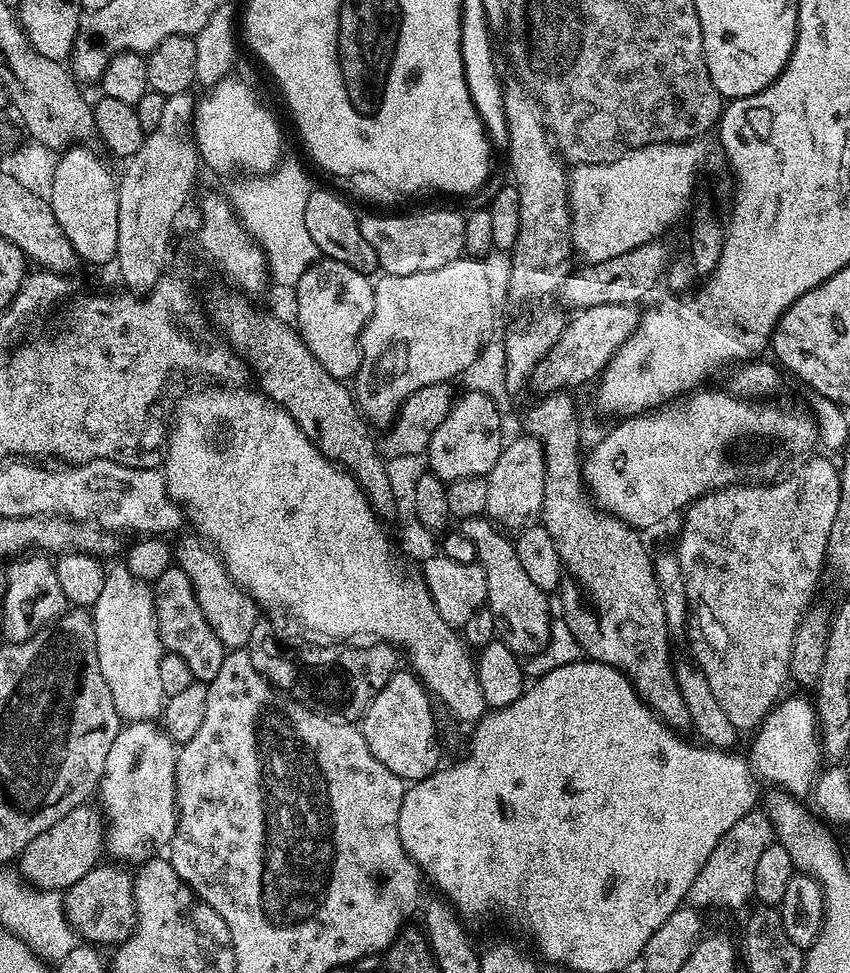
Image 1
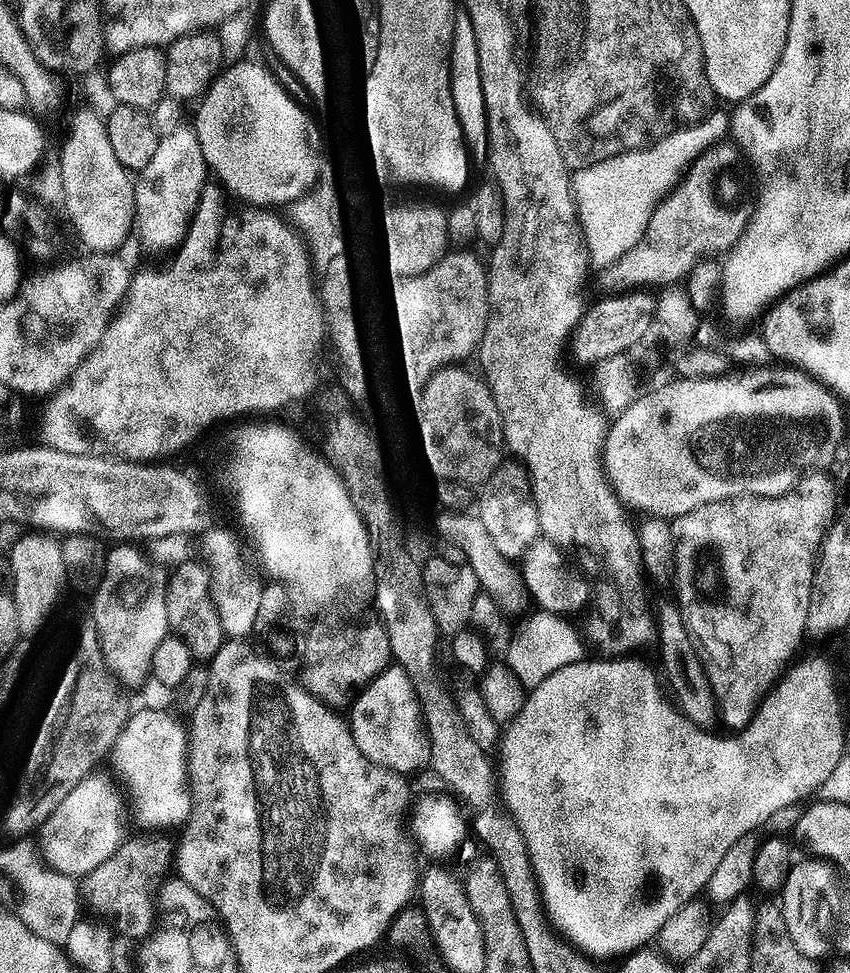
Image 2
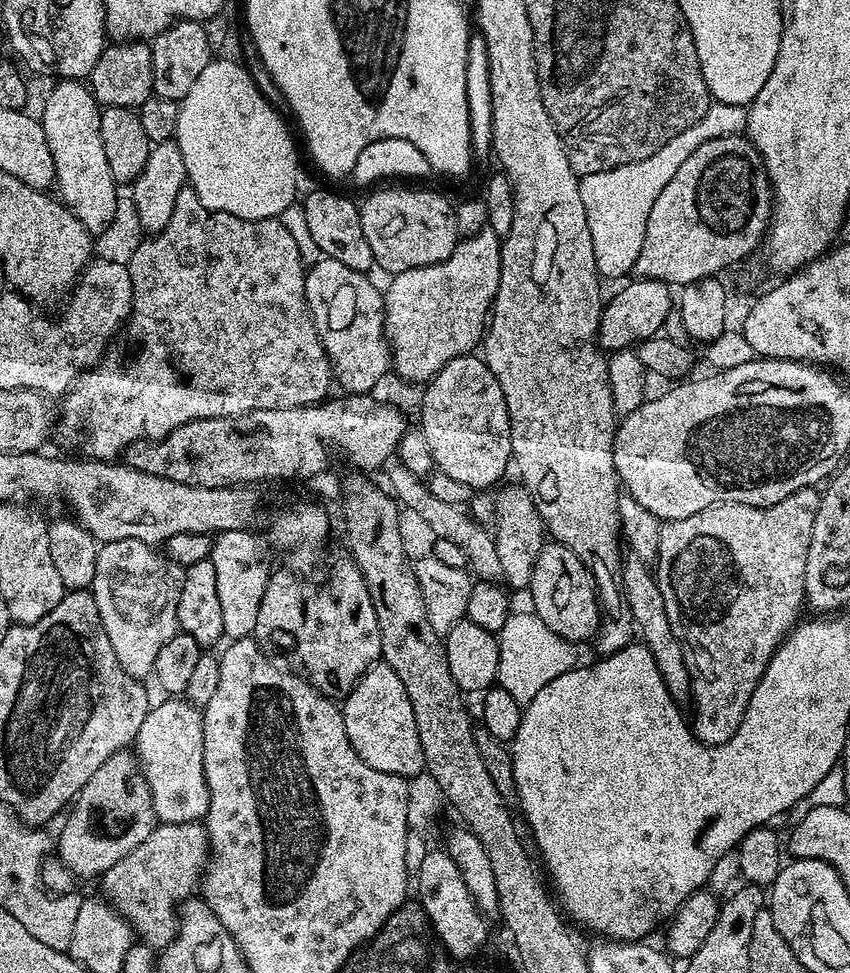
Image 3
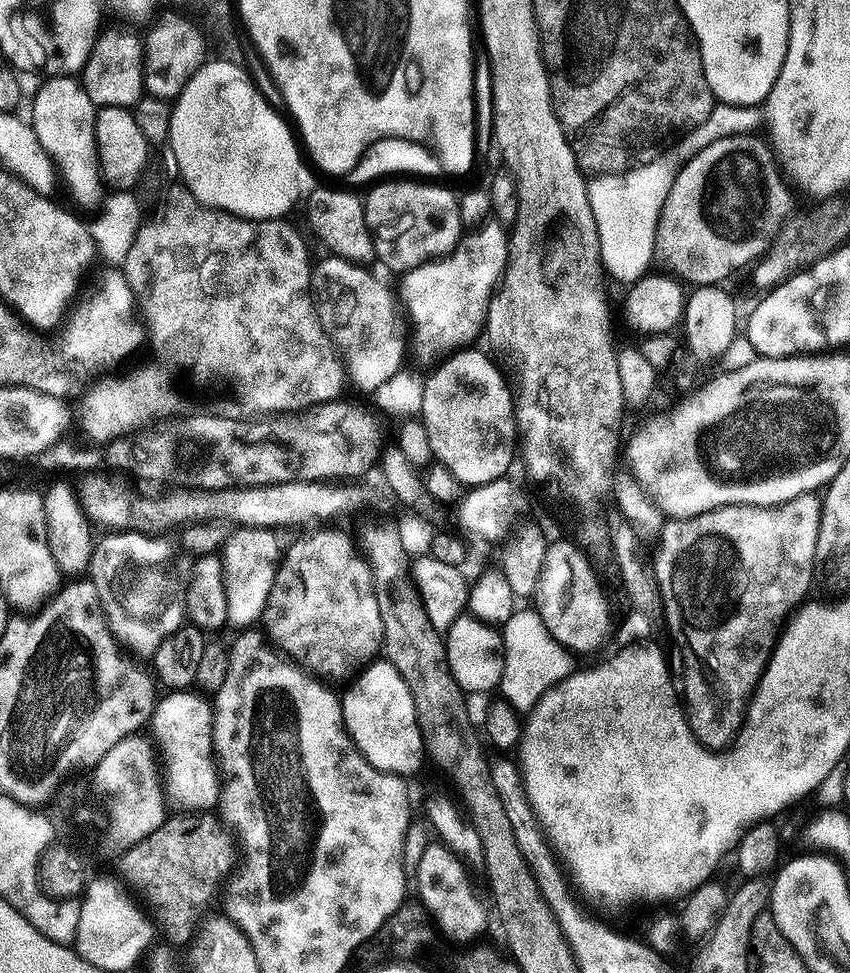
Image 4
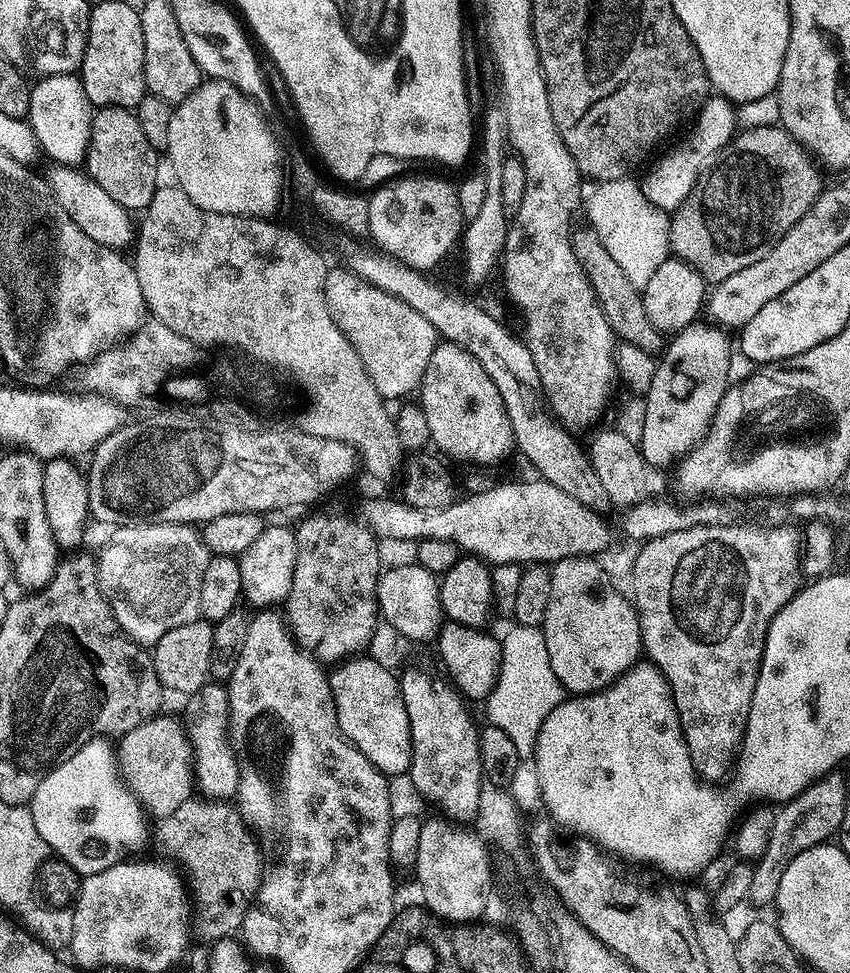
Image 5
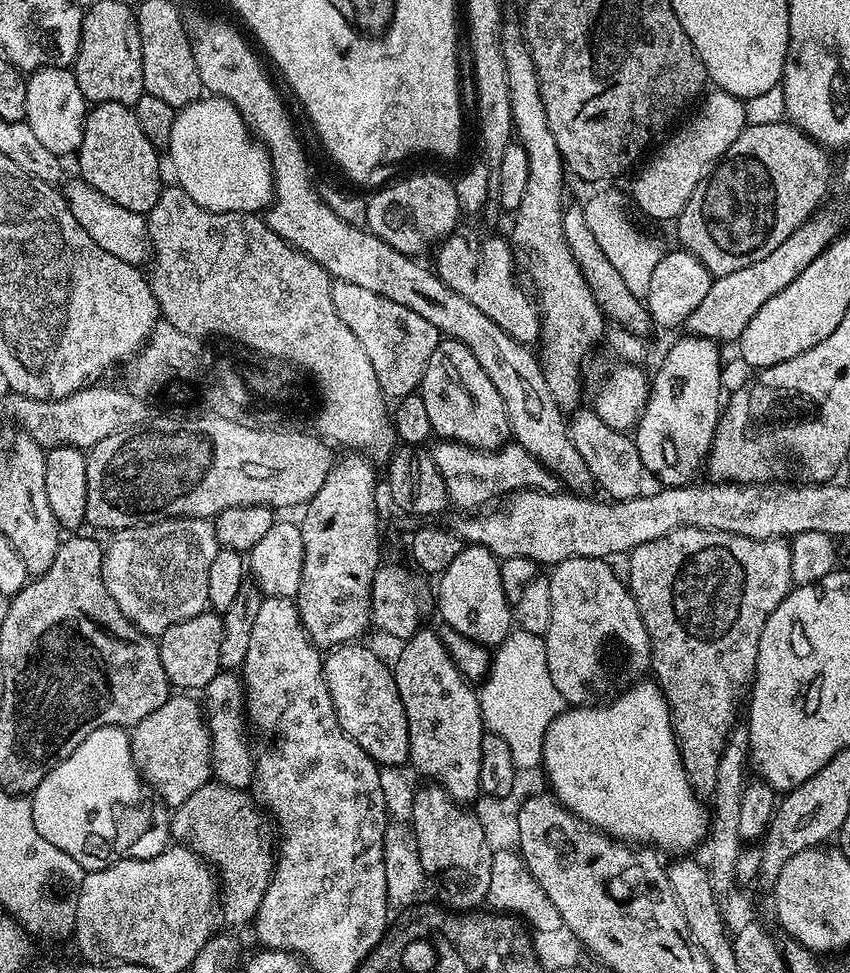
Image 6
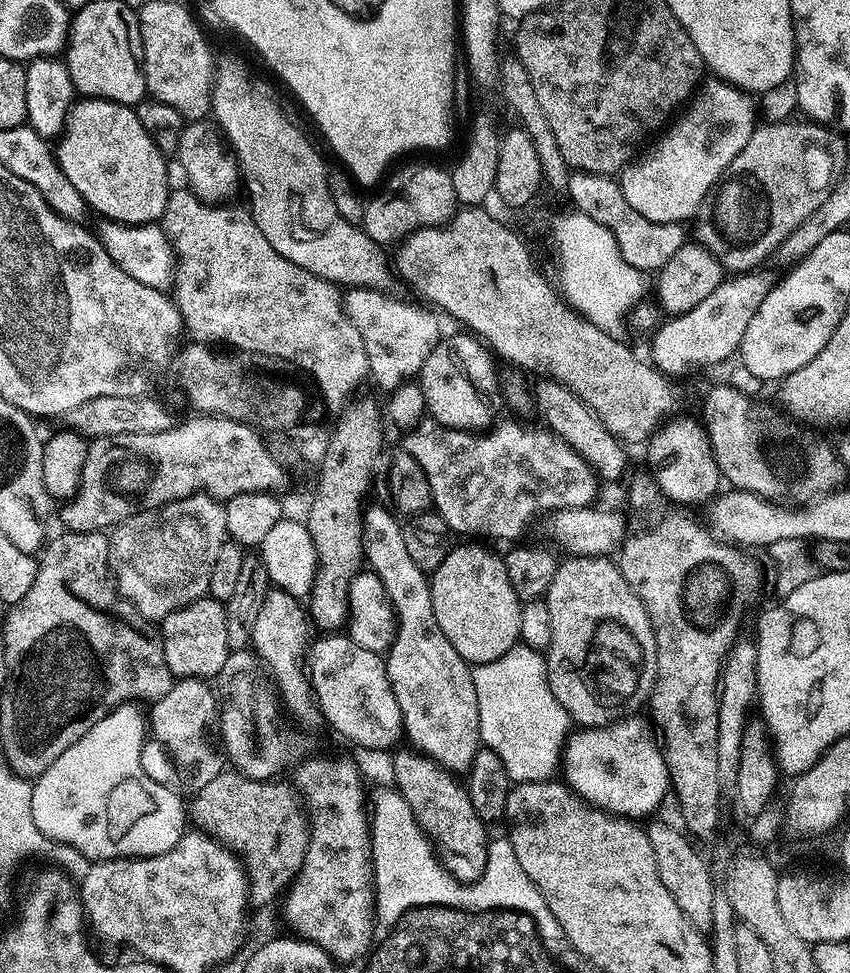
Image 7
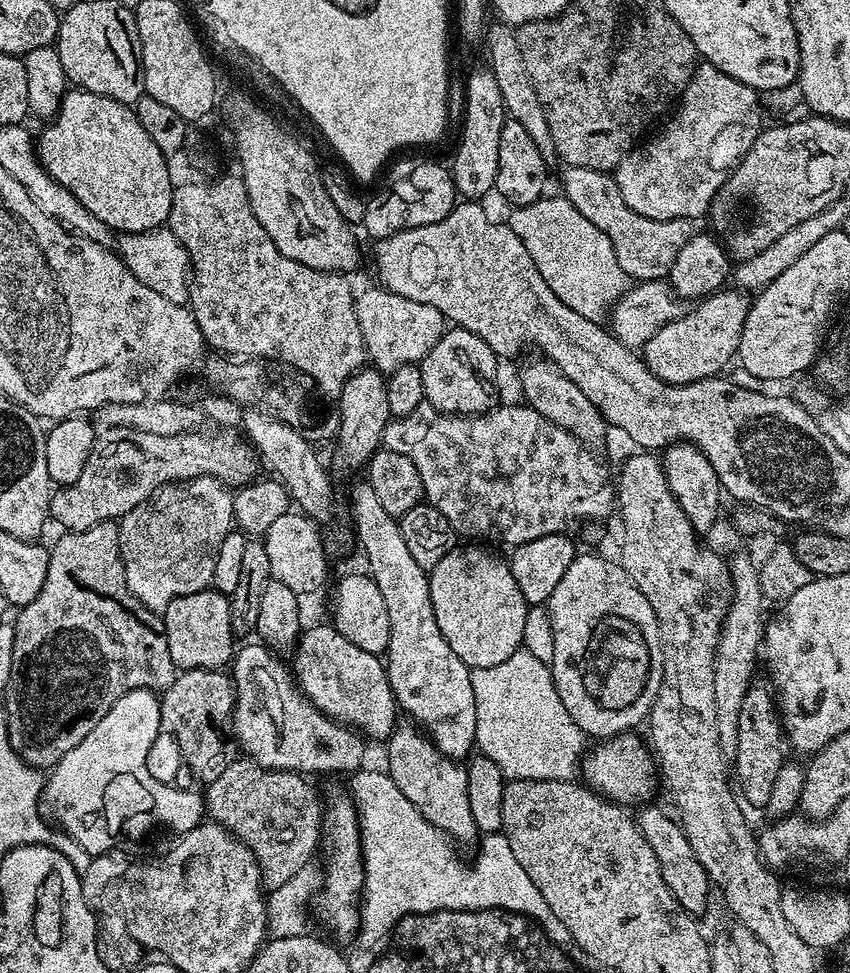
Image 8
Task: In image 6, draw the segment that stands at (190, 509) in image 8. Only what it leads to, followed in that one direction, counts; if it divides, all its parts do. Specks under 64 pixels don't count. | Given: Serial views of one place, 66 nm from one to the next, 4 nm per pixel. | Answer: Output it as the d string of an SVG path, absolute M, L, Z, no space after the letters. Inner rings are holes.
M191 514L179 515L173 520L156 518L151 522L136 522L140 524L133 528L121 527L115 533L117 536L104 548L102 582L106 590L110 590L110 598L118 602L118 610L126 614L134 627L153 638L160 637L163 632L170 630L170 626L184 622L186 618L194 618L208 608L206 574L210 570L210 562L214 562L214 554L221 550L216 540L216 525L211 519Z

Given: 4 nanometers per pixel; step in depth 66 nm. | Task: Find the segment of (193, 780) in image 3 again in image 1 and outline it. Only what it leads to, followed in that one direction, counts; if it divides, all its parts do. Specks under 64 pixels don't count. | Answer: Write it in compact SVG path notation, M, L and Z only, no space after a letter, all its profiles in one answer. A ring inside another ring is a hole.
M147 720L125 723L114 738L98 789L106 821L103 847L113 861L143 862L163 844L171 845L176 829L177 751L163 727Z

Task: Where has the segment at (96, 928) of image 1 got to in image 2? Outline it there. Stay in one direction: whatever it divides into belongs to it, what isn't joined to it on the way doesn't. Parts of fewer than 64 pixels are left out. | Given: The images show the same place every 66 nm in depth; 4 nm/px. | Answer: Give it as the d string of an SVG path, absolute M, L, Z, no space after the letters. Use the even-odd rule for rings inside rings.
M125 839L106 862L79 881L78 891L83 907L87 911L89 908L93 912L91 915L103 921L117 937L143 941L154 928L154 893L165 875L163 872L170 868L173 860L174 848L171 843L168 845L164 840Z

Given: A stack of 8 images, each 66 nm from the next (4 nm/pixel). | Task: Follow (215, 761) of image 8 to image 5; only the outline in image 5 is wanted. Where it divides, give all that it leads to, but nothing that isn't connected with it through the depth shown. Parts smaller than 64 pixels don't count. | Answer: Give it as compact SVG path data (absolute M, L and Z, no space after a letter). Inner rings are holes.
M157 714L152 719L134 726L134 730L119 737L118 747L115 749L120 779L123 780L124 786L132 792L144 812L152 818L153 816L163 818L174 814L174 810L178 810L182 802L191 800L194 796L194 757L185 725L177 717L176 721L174 717L164 715Z

